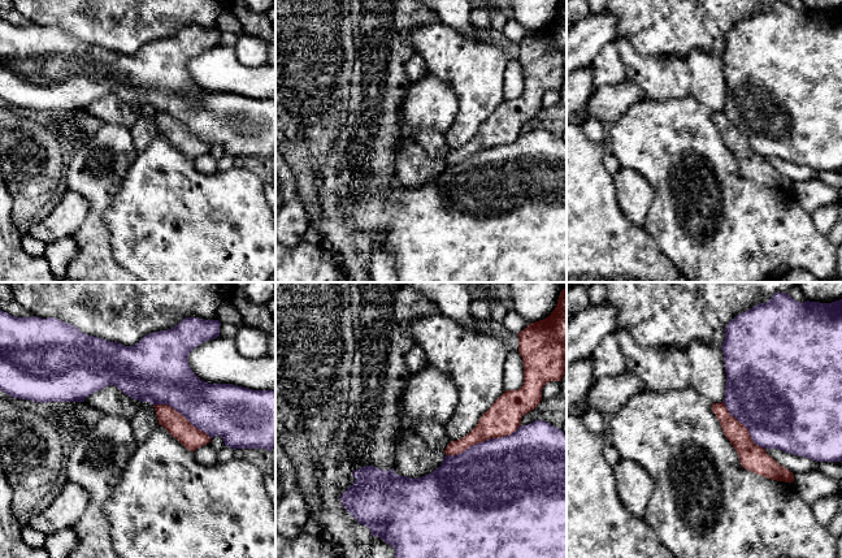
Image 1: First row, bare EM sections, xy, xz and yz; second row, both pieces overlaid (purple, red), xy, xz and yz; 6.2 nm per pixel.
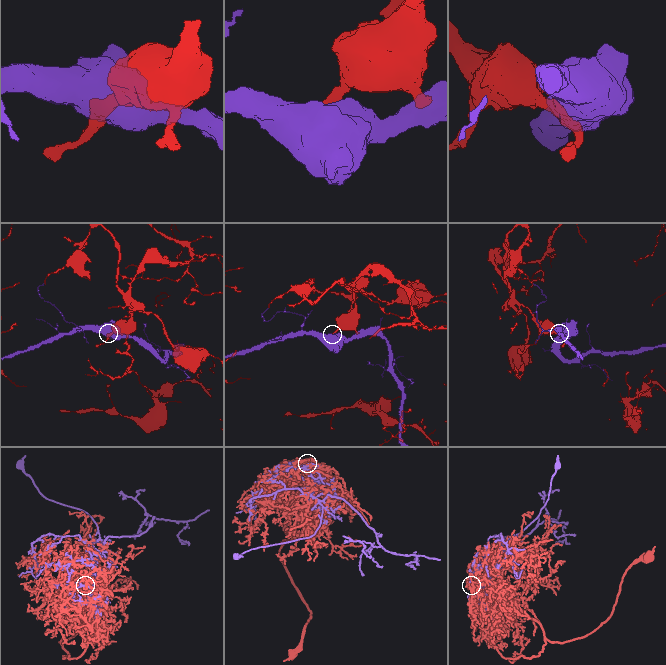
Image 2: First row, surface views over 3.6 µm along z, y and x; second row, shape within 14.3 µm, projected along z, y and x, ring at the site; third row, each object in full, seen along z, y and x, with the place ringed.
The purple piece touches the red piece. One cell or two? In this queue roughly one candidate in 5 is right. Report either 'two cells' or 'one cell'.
two cells

